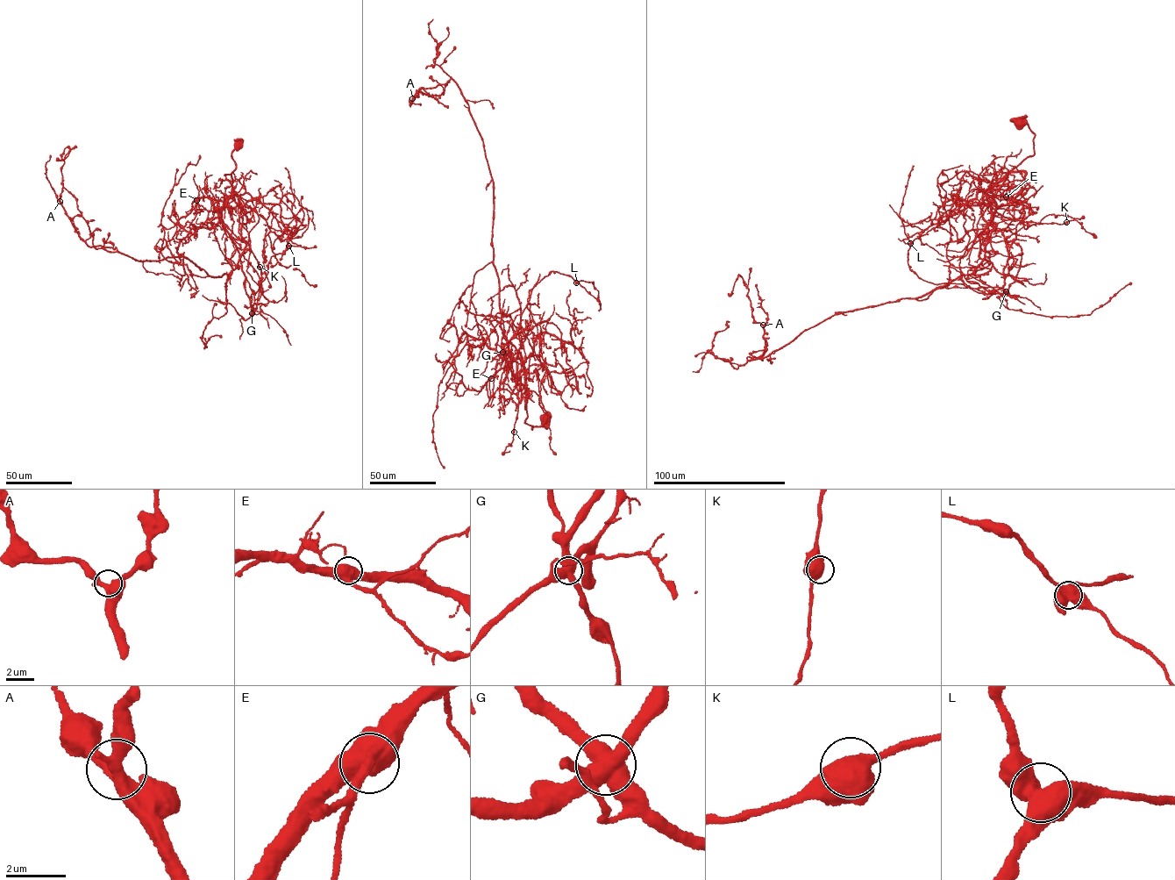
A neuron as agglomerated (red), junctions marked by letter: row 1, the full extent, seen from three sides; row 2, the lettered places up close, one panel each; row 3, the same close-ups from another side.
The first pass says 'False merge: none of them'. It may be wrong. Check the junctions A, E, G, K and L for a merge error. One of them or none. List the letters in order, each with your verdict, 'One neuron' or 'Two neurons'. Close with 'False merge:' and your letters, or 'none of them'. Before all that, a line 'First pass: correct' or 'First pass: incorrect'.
First pass: correct
A: One neuron
E: One neuron
G: One neuron
K: One neuron
L: One neuron
False merge: none of them

